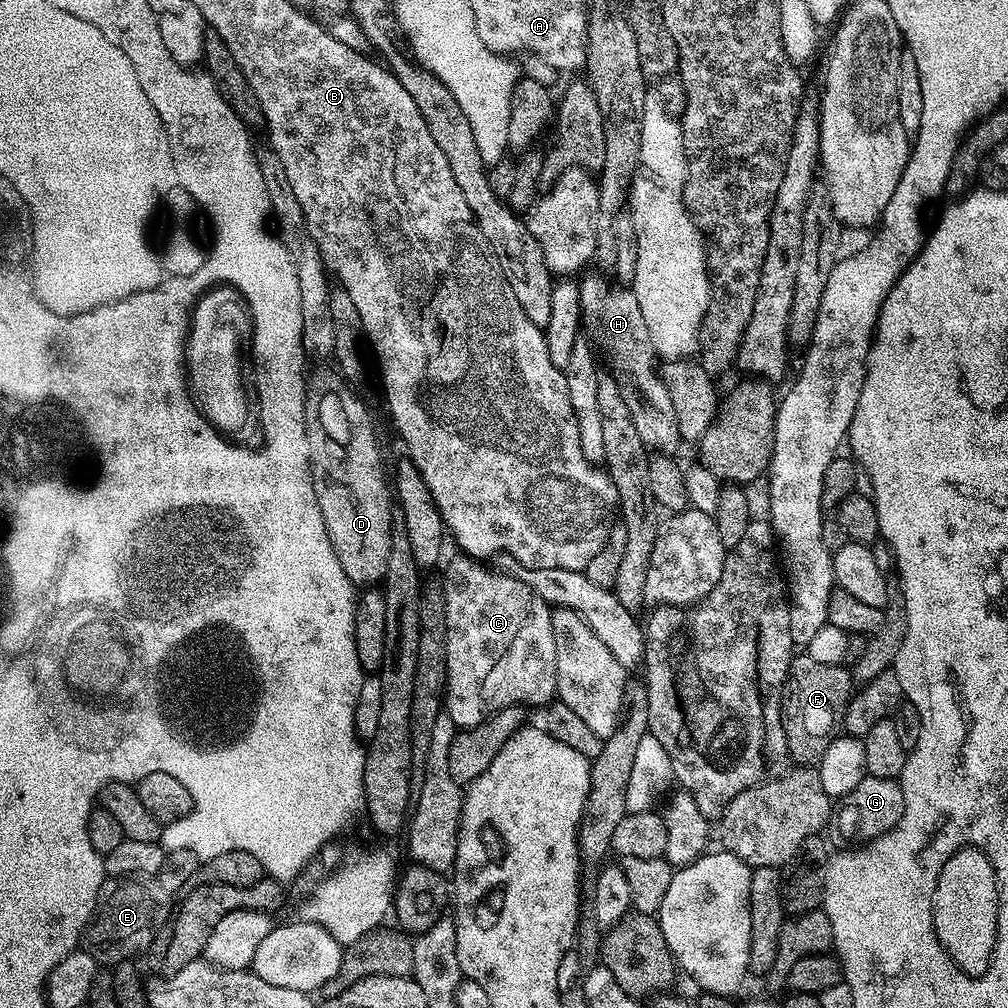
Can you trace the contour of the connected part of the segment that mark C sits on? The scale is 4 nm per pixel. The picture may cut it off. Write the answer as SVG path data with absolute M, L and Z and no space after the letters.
M457 555L457 560L452 560L448 564L448 569L444 572L444 582L442 589L445 602L446 634L445 634L445 674L447 681L444 685L443 707L446 714L451 717L457 729L473 728L478 726L488 717L496 712L502 711L515 704L529 706L543 706L556 696L556 647L554 646L554 626L552 625L553 609L544 599L533 590L530 585L521 580L517 580L515 575L503 576L500 572L491 572L488 568L483 568L483 563L469 558L467 555Z

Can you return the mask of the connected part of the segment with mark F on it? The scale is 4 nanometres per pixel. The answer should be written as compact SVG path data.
M806 654L793 655L780 699L780 717L788 739L788 755L793 761L797 760L797 765L819 765L826 746L830 746L837 735L844 709L853 695L852 673L844 664L814 662L814 658Z

